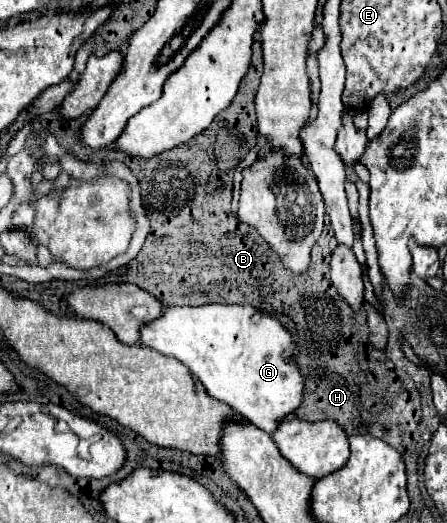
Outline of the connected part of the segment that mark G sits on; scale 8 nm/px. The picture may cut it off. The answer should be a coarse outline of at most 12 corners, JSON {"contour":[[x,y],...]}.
{"contour":[[251,305],[167,307],[141,345],[267,433],[303,399],[297,347]]}

